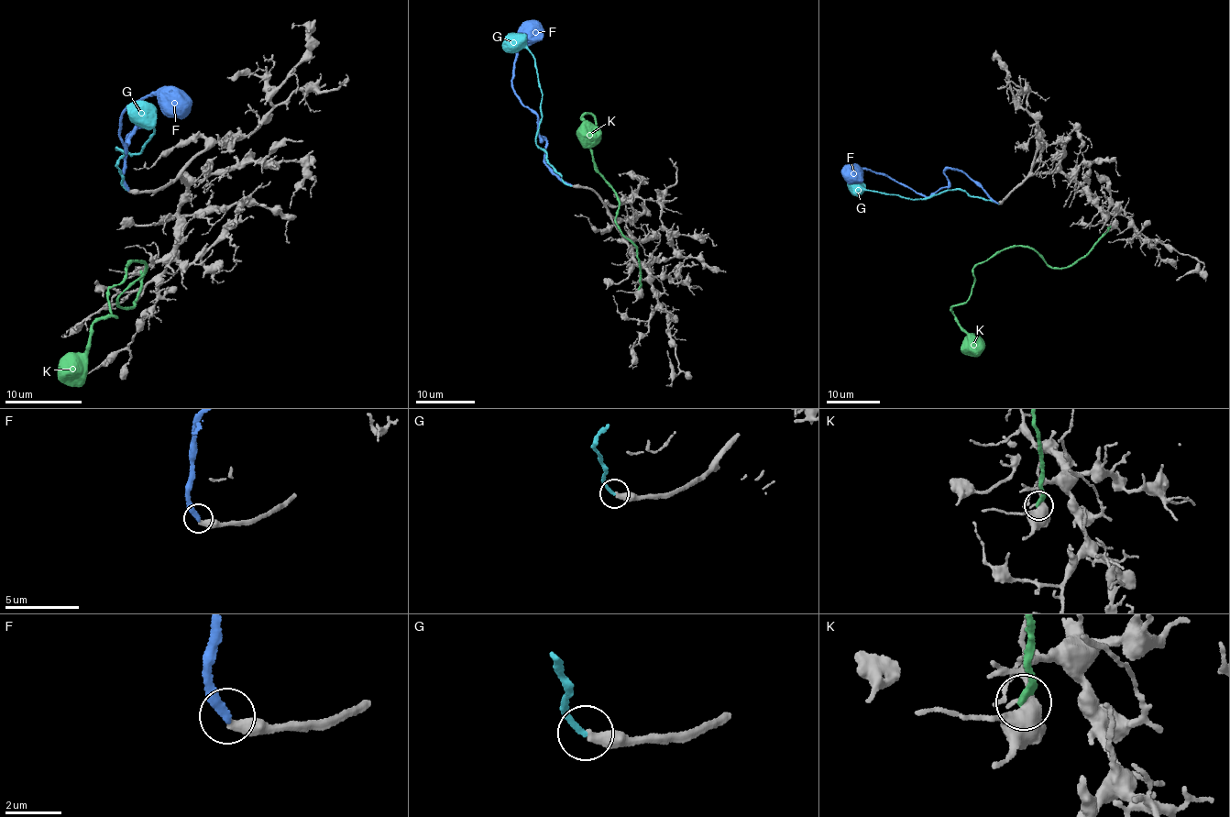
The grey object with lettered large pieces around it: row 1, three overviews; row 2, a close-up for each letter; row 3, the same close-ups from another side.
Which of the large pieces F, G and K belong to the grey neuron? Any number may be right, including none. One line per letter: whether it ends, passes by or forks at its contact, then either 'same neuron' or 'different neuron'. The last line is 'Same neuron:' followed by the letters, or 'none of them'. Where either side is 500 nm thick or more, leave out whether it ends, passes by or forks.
F: it ends there; same neuron
G: it ends there; different neuron
K: it ends there; different neuron
Same neuron: F

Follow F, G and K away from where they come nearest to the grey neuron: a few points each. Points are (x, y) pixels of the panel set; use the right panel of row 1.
F: (997, 203), (962, 171), (950, 169), (945, 172), (948, 184), (927, 196), (861, 167), (845, 177)
G: (997, 204), (960, 189), (916, 199), (874, 192), (855, 181), (850, 184)
K: (1111, 226), (1068, 267), (1047, 265), (1021, 246), (973, 268), (971, 295), (950, 307), (979, 356)

